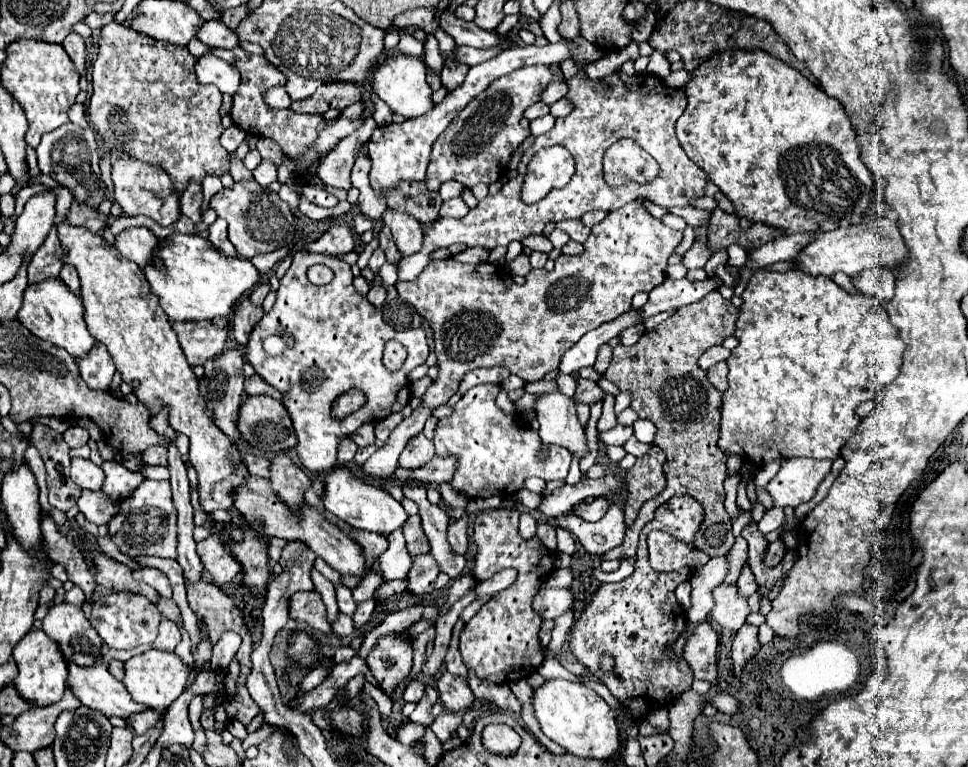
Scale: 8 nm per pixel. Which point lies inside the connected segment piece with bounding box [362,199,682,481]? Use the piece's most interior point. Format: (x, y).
(481, 318)

